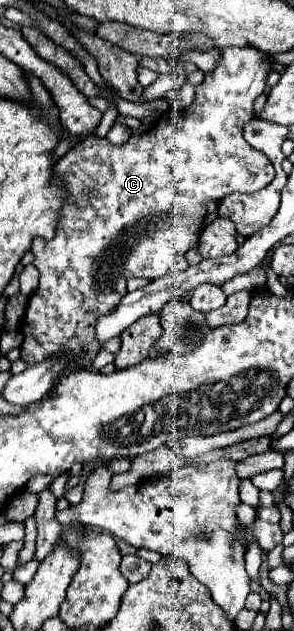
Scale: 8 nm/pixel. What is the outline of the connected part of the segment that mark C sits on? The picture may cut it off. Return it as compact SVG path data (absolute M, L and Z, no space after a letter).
M245 47L245 49L223 49L221 51L219 65L215 67L215 71L213 73L207 73L205 79L203 79L203 83L195 89L193 103L185 110L171 111L171 116L175 115L177 117L168 119L162 116L149 131L145 131L139 137L131 137L121 147L119 145L111 145L107 139L101 139L101 137L87 137L85 141L81 141L79 145L75 145L63 159L59 159L53 165L53 173L57 173L57 177L61 177L61 181L65 181L65 191L69 193L69 201L61 209L61 217L59 217L59 225L57 225L55 237L49 239L49 241L45 241L41 237L35 237L33 239L33 245L31 245L31 251L35 255L35 267L39 269L41 279L39 279L37 291L29 297L29 305L27 305L23 323L21 323L21 333L23 333L21 359L27 365L35 365L35 363L41 363L47 357L69 353L69 357L81 357L79 369L89 369L91 363L93 363L93 359L95 359L95 353L99 351L97 349L99 347L97 345L97 337L95 337L95 331L93 331L93 323L97 323L97 317L103 317L105 313L111 313L119 305L119 301L127 293L127 279L129 277L141 277L141 279L147 279L147 281L155 281L155 279L159 279L159 277L163 277L167 273L179 273L179 271L187 269L185 255L199 241L199 231L201 231L203 219L207 215L207 203L209 201L221 201L225 195L235 193L235 191L239 191L239 193L255 193L255 191L261 191L265 185L269 185L273 181L275 169L273 169L271 161L261 151L253 149L243 139L243 125L247 121L251 121L253 115L255 115L253 113L253 101L257 99L259 93L263 93L269 71L271 71L269 57L263 55L263 53L259 53L253 47Z

